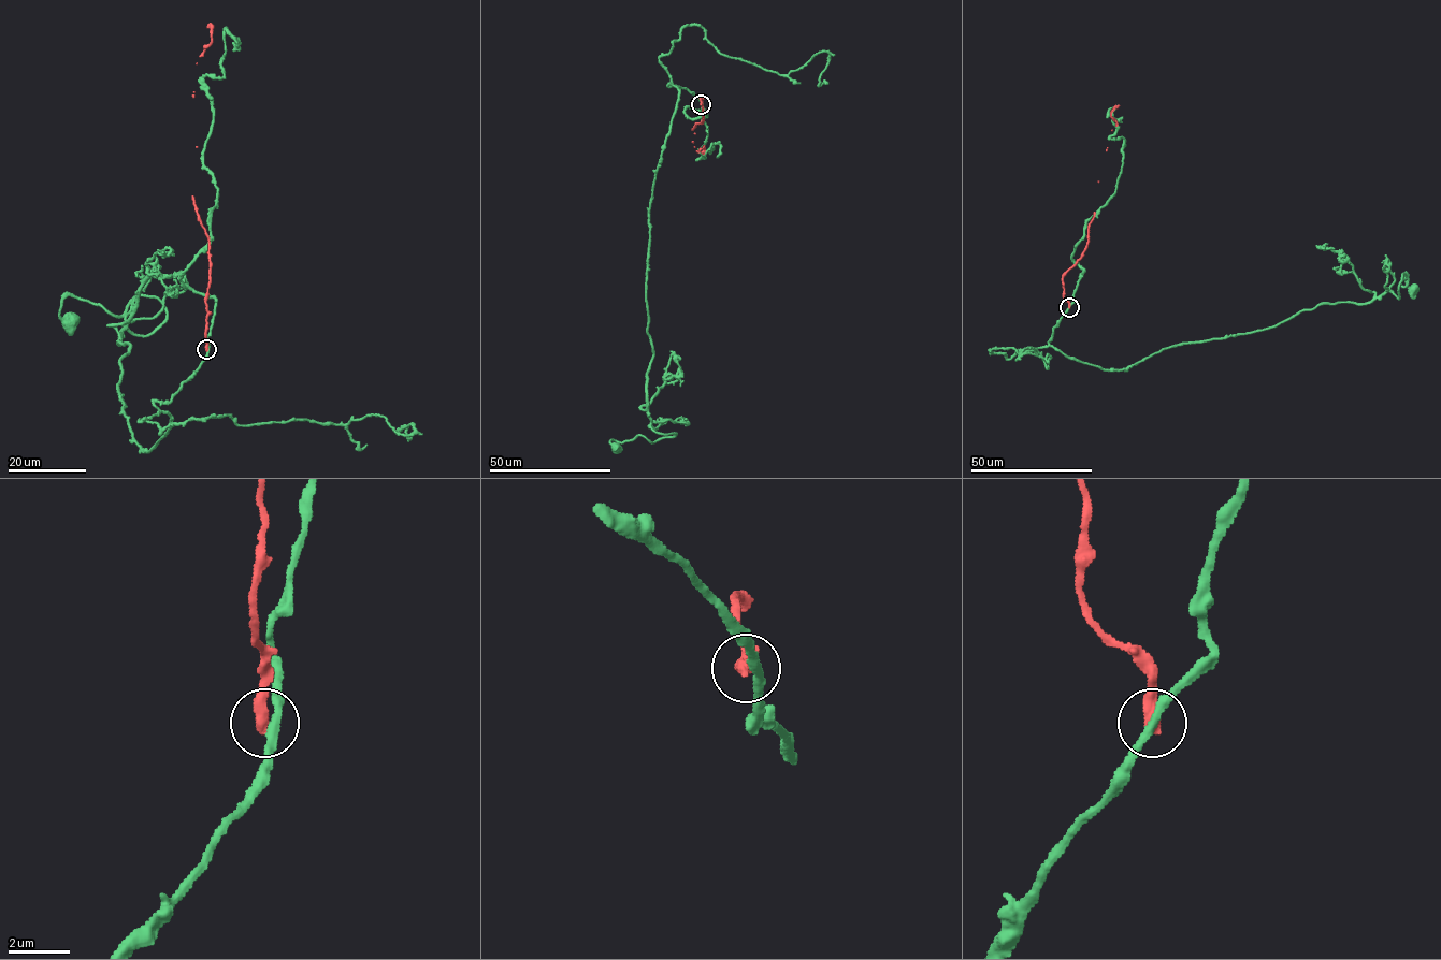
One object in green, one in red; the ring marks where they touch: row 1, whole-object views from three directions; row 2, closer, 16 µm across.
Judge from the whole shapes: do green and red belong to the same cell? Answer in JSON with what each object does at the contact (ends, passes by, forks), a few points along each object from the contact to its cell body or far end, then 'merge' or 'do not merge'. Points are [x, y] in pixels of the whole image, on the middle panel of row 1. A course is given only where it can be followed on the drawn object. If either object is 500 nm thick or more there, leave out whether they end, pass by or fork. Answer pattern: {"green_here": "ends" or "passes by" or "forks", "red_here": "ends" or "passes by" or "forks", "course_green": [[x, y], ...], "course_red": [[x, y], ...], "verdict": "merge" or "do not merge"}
{"green_here": "passes by", "red_here": "ends", "course_green": [[701, 104], [668, 84], [678, 100], [649, 208], [646, 410], [658, 433], [676, 434], [611, 439], [616, 448]], "course_red": [[701, 104], [703, 122], [696, 124], [692, 130], [696, 150], [704, 145], [703, 154]], "verdict": "do not merge"}

